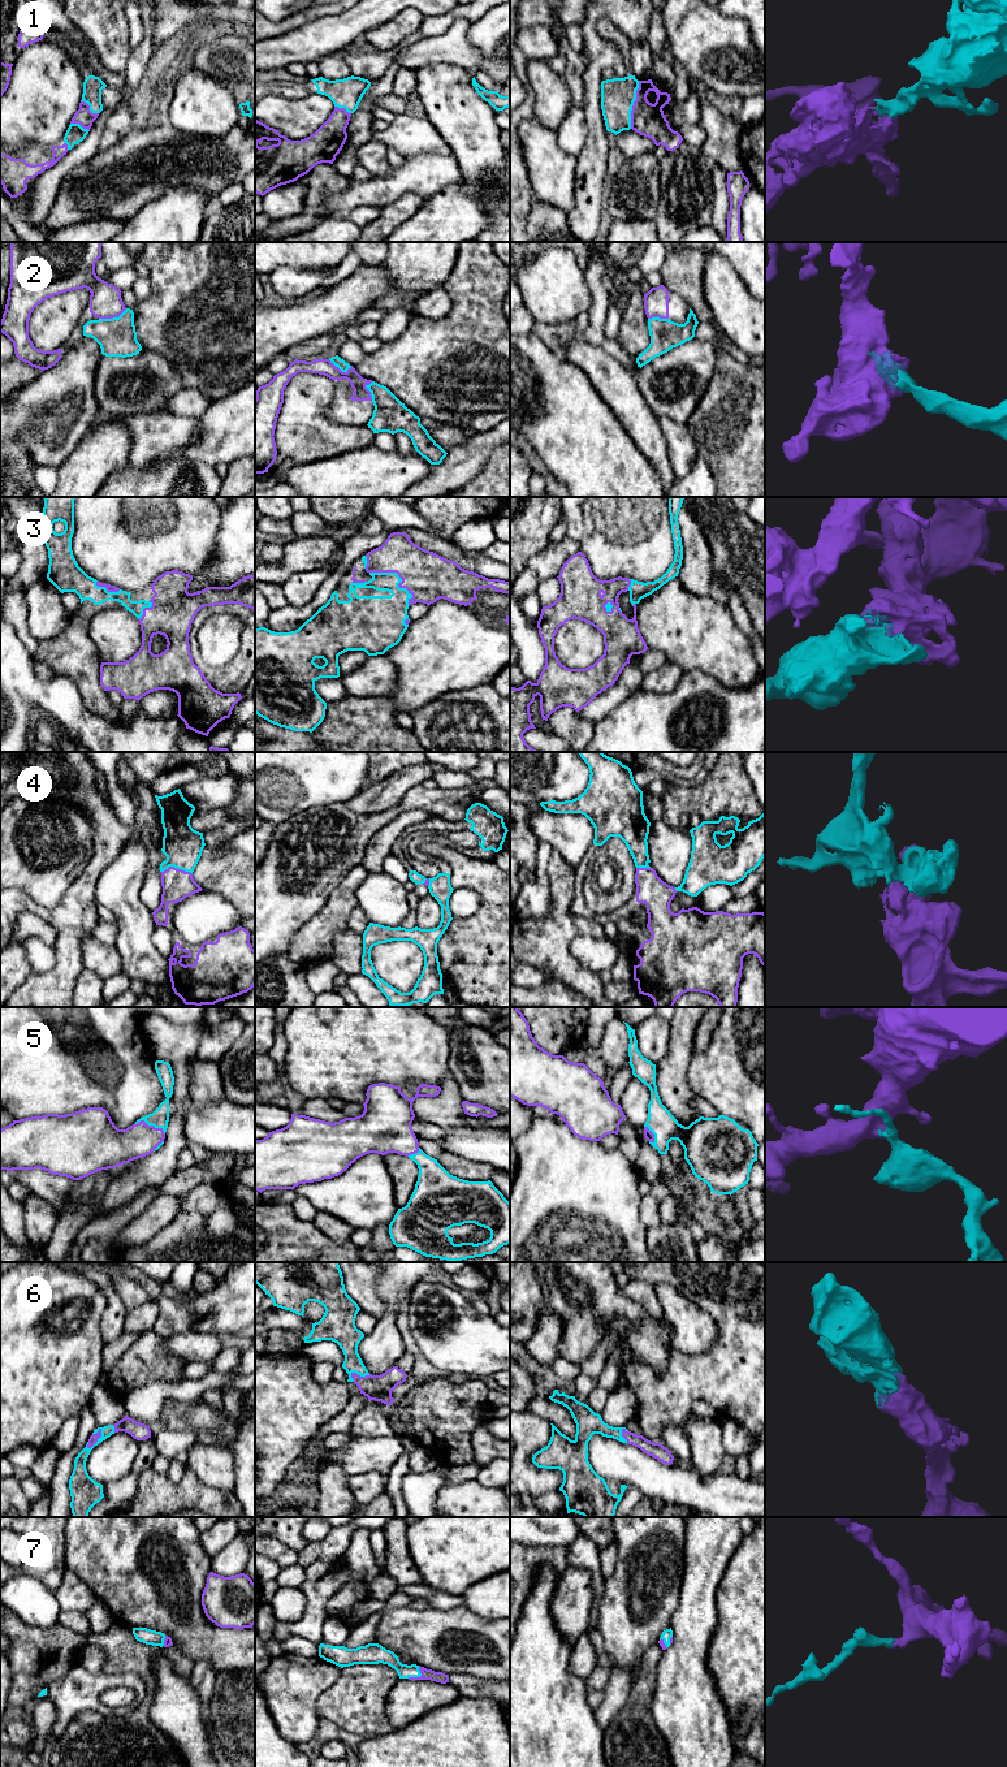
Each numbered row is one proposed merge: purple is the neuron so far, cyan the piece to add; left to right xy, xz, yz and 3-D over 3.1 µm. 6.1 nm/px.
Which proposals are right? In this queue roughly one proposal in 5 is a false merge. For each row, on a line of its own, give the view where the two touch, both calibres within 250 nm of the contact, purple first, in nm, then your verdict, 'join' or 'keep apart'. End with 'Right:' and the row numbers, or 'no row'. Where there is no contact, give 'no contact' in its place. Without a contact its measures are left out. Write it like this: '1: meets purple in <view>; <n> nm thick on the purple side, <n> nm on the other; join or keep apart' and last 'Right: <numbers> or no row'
1: meets purple in yz; 200 nm thick on the purple side, 200 nm on the other; join
2: meets purple in xy; 200 nm thick on the purple side, 240 nm on the other; keep apart
3: meets purple in xz; 300 nm thick on the purple side, 240 nm on the other; join
4: meets purple in xy; 190 nm thick on the purple side, 240 nm on the other; join
5: meets purple in xy; 220 nm thick on the purple side, 110 nm on the other; join
6: meets purple in xy; 50 nm thick on the purple side, 100 nm on the other; join
7: meets purple in xz; 70 nm thick on the purple side, 90 nm on the other; join
Right: 1, 3, 4, 5, 6, 7

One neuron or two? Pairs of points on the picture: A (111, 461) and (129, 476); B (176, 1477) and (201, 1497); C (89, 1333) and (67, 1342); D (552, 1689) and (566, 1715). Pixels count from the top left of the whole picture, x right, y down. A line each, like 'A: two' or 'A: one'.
A: two
B: two
C: one
D: one

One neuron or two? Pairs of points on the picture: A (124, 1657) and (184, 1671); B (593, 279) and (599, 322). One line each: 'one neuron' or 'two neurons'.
A: one neuron
B: one neuron

